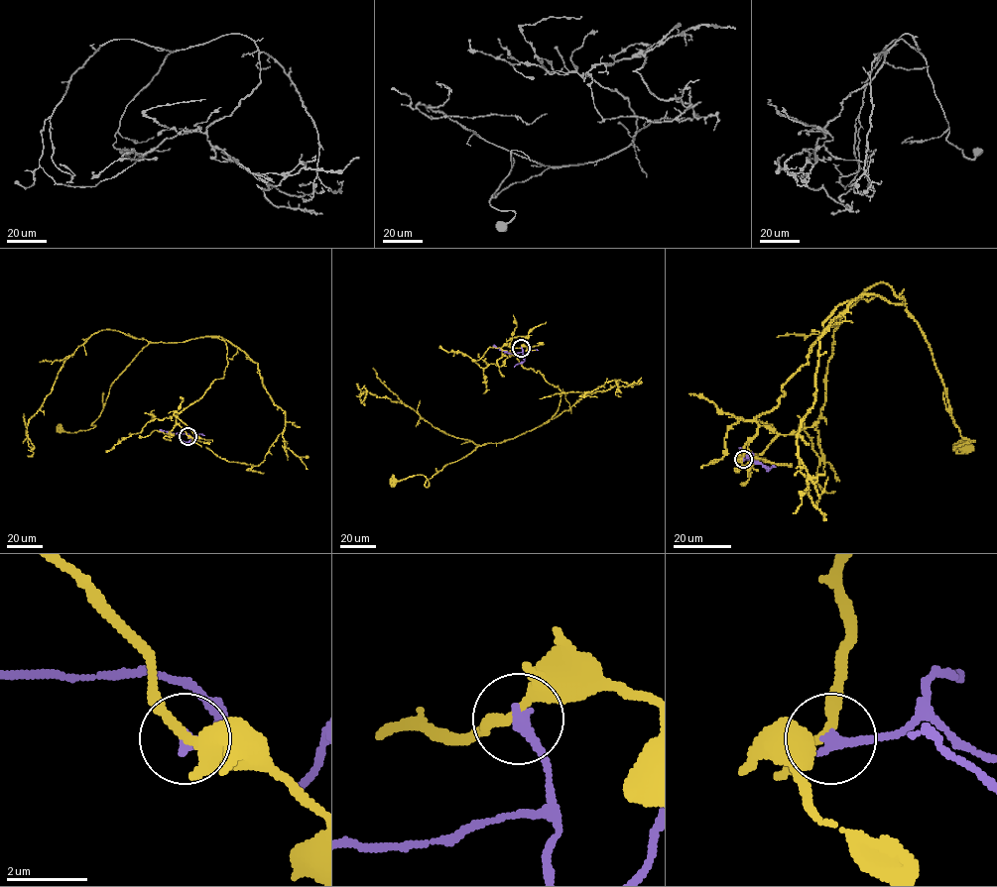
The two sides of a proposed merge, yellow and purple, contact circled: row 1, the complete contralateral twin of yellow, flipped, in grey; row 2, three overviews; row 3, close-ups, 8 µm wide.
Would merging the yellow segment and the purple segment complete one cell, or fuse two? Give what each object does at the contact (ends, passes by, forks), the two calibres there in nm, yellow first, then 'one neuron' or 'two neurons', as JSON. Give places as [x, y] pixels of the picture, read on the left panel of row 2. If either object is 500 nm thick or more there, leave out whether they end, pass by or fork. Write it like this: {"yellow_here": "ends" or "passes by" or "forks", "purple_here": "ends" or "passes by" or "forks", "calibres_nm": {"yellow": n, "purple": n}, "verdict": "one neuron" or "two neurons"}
{"yellow_here": "passes by", "purple_here": "ends", "calibres_nm": {"yellow": 300, "purple": 320}, "verdict": "two neurons"}

